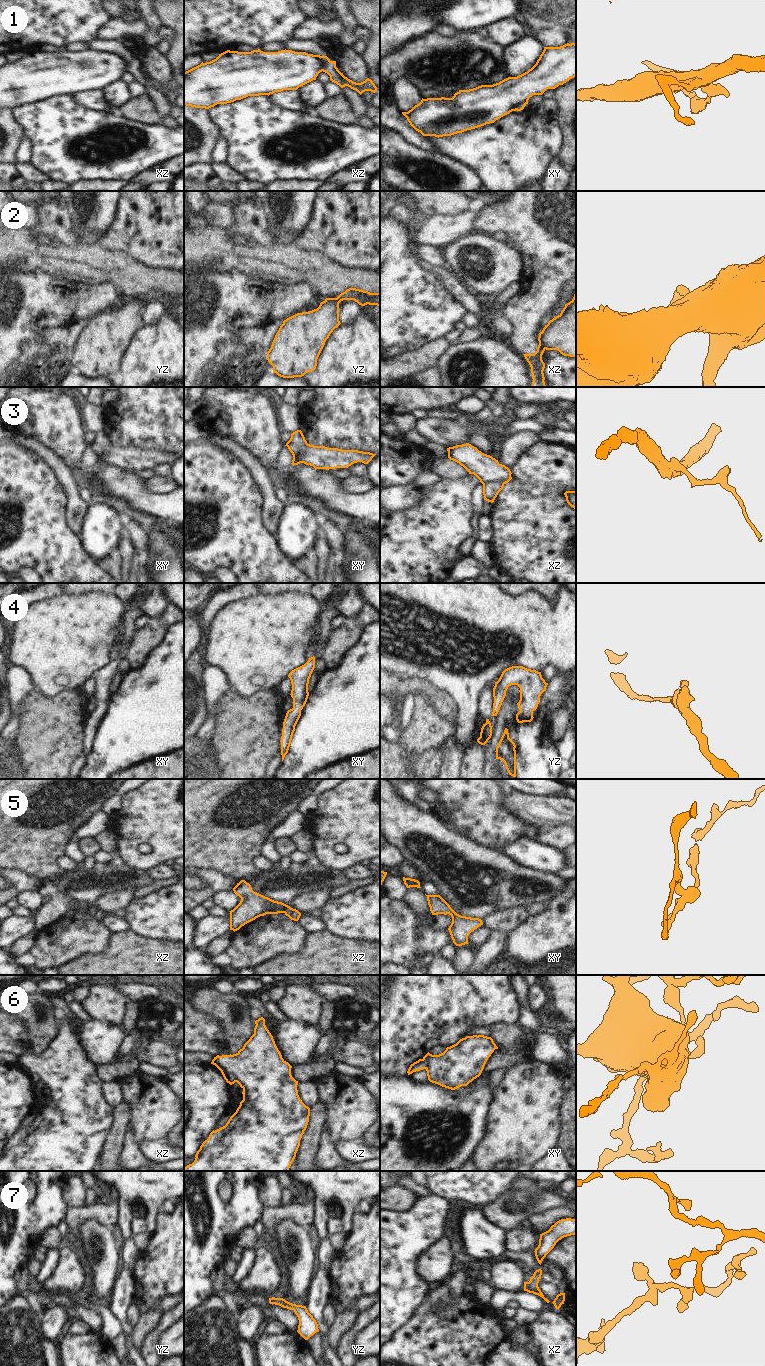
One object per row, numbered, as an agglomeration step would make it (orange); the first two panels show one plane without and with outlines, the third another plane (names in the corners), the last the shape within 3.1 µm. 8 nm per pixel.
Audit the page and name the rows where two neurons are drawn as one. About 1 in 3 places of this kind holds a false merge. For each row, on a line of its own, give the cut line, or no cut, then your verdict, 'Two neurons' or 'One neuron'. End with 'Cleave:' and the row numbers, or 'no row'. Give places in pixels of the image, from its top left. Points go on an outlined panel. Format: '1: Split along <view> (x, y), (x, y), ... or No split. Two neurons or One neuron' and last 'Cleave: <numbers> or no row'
1: Split along xz (323, 56), (321, 60), (322, 70). Two neurons
2: Split along xz (539, 344), (544, 349). Two neurons
3: Split along xz (503, 483), (485, 482), (483, 484). Two neurons
4: No split. One neuron
5: No split. One neuron
6: Split along xz (214, 1057), (217, 1064), (230, 1072), (236, 1081). Two neurons
7: No split. One neuron
Cleave: 1, 2, 3, 6.

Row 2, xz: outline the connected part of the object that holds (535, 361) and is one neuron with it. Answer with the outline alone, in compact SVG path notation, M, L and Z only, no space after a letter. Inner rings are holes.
M538 345L537 351L534 354L523 354L531 367L533 379L531 387L546 387L544 382L545 377L543 373L545 363L542 360L544 351L545 349L541 345Z

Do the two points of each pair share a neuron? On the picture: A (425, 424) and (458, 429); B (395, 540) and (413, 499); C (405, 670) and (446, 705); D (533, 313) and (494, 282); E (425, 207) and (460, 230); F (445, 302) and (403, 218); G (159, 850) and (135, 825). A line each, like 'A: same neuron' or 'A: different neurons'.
A: same neuron
B: different neurons
C: different neurons
D: different neurons
E: different neurons
F: different neurons
G: same neuron

